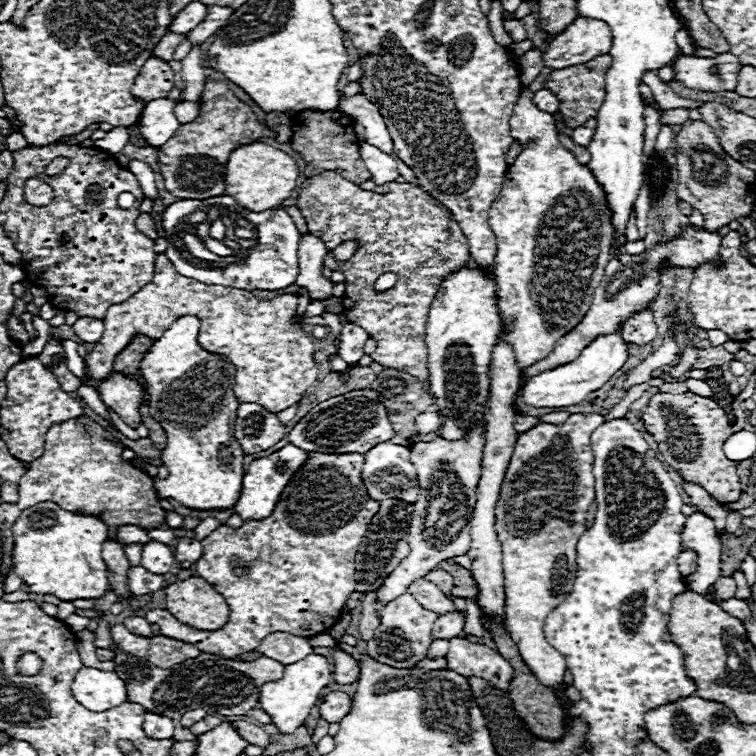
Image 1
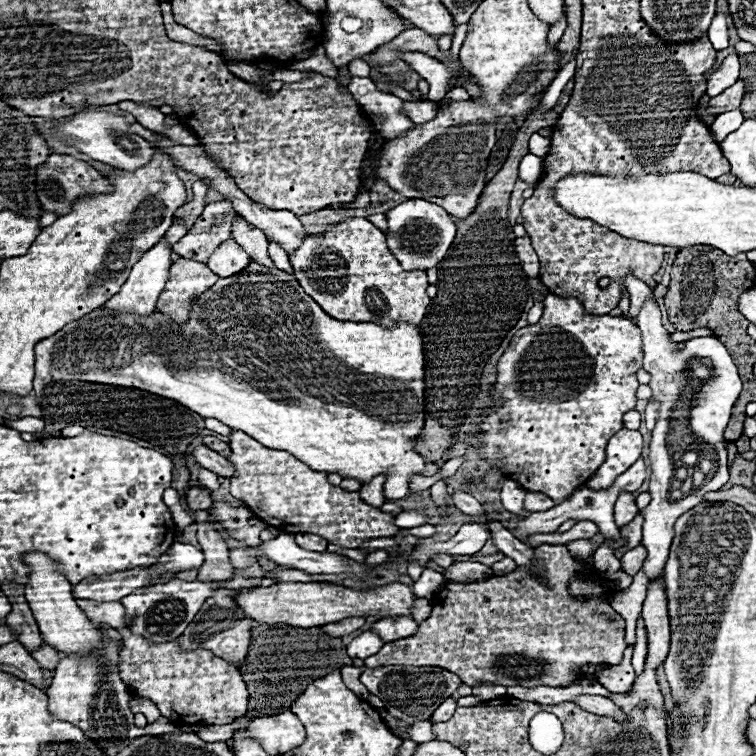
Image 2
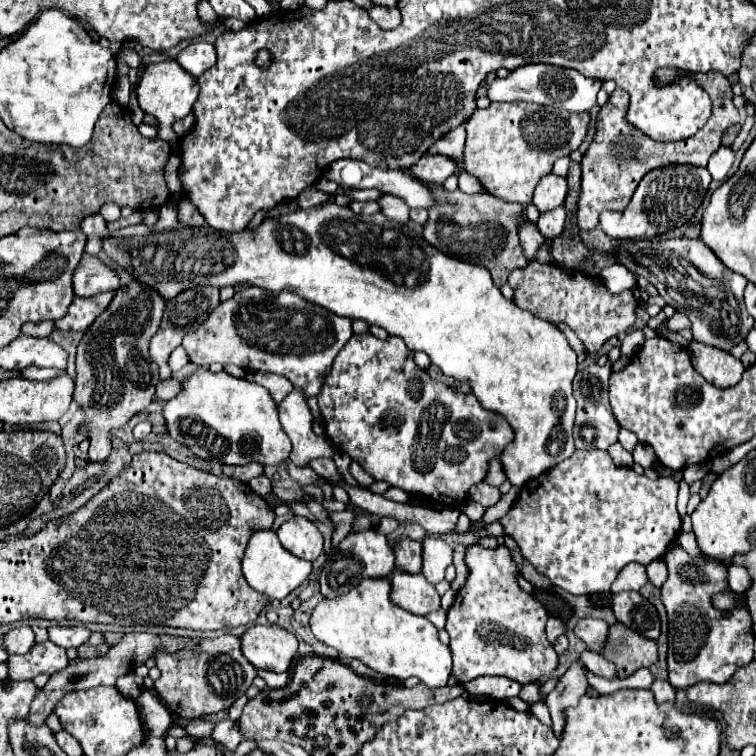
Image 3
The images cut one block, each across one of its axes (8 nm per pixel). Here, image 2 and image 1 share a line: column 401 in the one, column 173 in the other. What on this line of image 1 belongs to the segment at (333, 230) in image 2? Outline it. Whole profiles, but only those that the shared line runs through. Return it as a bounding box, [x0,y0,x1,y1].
[86,252,320,412]

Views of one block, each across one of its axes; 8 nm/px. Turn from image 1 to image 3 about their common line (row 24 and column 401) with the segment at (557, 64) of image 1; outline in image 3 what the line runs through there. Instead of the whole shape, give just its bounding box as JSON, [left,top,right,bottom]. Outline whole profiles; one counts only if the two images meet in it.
[390,568,440,616]

